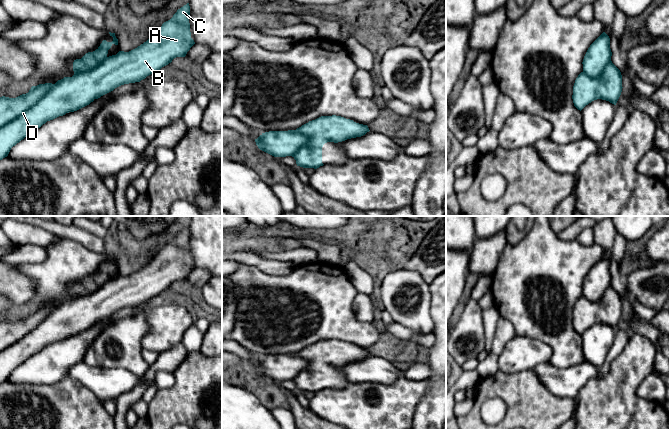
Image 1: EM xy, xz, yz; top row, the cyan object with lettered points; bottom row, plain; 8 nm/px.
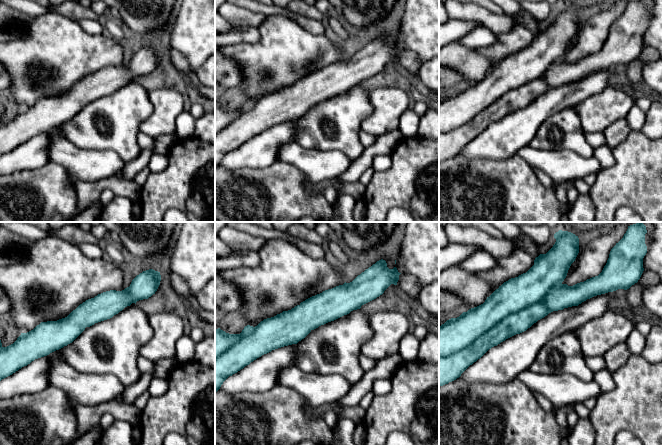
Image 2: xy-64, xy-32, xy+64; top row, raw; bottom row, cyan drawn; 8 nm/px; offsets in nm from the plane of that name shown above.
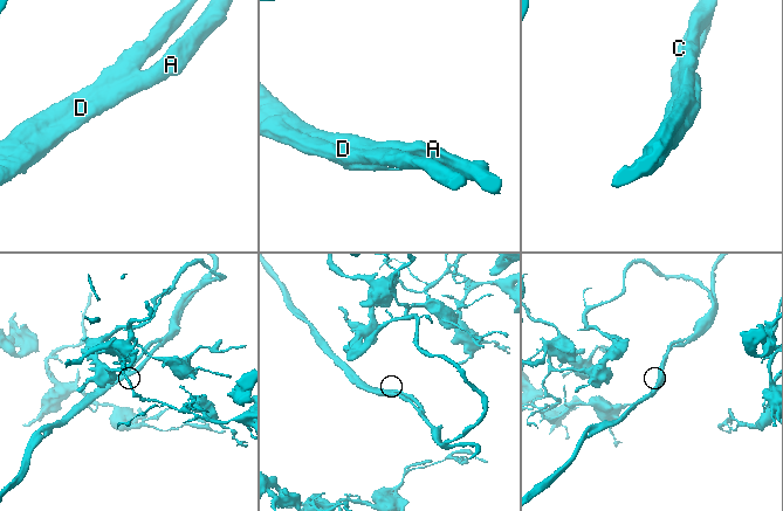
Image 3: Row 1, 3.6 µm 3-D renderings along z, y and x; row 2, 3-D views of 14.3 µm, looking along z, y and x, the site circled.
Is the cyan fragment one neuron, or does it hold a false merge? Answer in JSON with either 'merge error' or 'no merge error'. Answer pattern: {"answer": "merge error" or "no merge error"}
{"answer": "no merge error"}

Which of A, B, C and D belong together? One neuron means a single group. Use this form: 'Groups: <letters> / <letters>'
Groups: A B C D

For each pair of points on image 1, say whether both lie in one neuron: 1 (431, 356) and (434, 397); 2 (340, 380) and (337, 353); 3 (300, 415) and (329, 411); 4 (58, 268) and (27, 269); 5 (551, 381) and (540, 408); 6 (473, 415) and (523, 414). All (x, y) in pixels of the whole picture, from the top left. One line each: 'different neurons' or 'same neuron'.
1: same neuron
2: same neuron
3: different neurons
4: same neuron
5: different neurons
6: same neuron

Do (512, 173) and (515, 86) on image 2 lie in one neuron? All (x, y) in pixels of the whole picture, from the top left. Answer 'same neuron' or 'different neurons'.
different neurons

